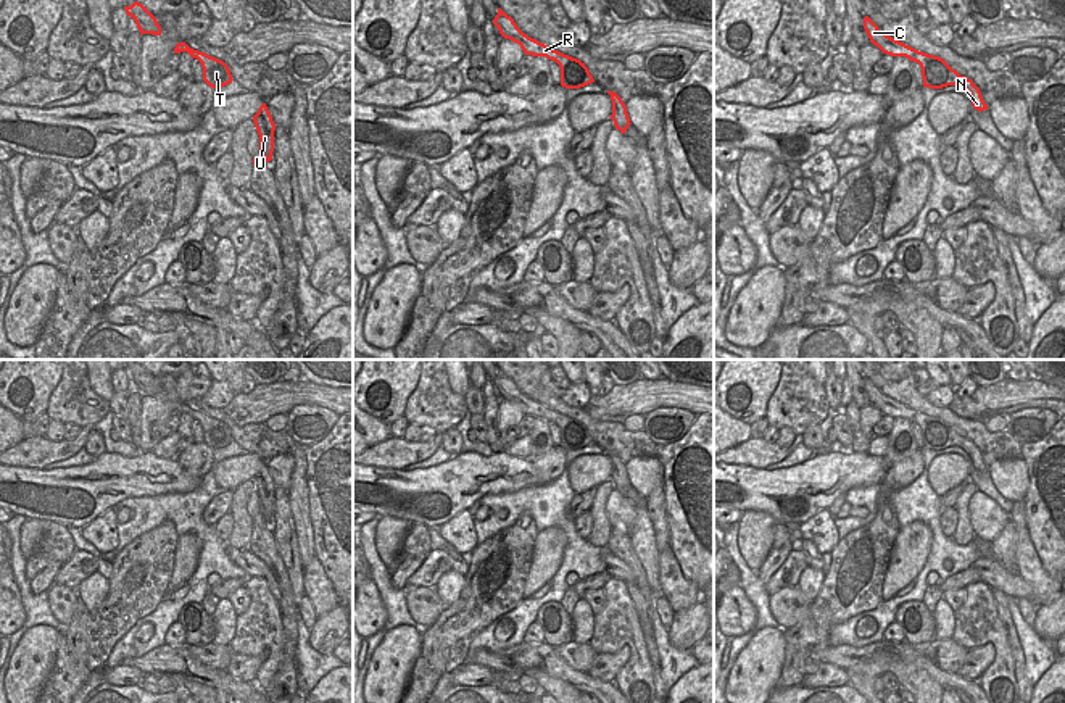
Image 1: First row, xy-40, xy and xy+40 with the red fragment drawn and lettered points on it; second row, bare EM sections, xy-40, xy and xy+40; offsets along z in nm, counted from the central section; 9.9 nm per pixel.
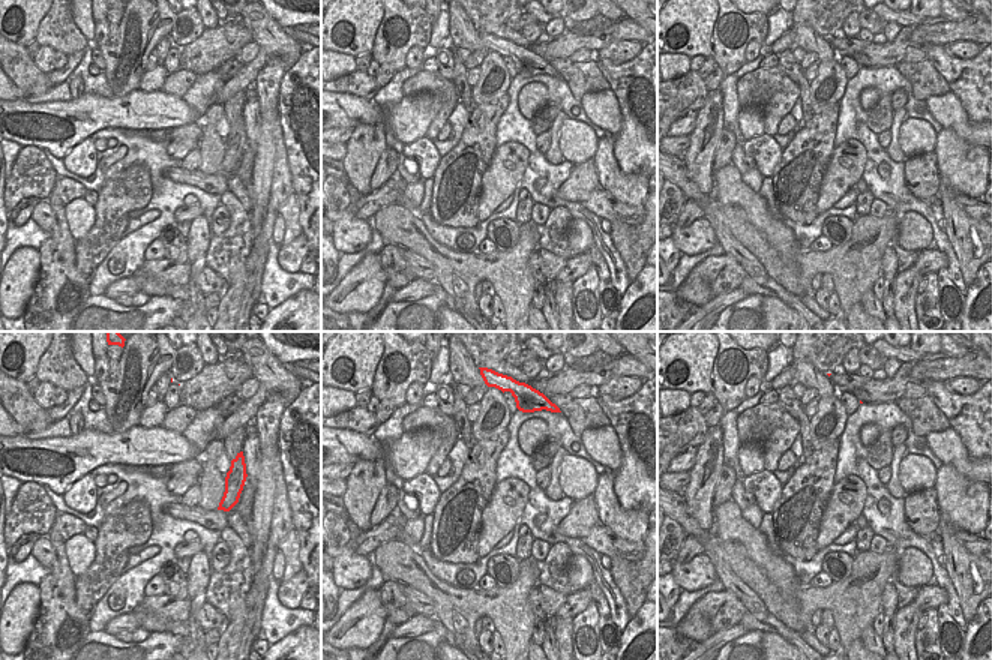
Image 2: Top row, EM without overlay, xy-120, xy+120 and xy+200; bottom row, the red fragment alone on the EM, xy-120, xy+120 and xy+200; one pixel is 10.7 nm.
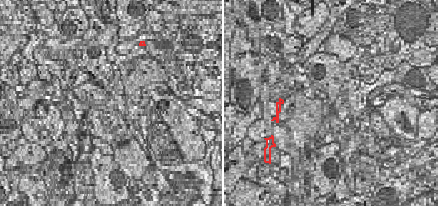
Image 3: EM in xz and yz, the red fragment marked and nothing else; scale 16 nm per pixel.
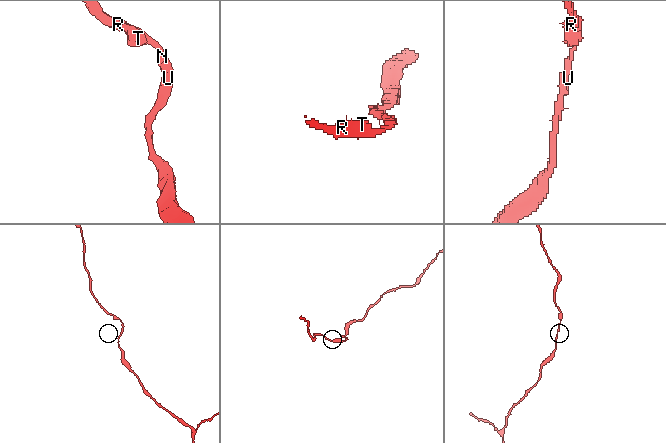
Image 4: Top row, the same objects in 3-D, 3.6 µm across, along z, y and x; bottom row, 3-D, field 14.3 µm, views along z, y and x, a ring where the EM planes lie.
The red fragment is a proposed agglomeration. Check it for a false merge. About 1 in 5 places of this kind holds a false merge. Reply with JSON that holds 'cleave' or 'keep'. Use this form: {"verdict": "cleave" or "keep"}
{"verdict": "keep"}

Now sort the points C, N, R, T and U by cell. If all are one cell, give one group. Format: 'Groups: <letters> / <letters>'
Groups: C N R T U.

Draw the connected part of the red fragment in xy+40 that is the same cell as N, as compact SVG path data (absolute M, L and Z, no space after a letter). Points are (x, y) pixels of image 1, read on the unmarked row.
M864 379L864 390L873 406L876 406L883 414L891 418L905 418L915 422L922 429L923 448L943 450L947 447L960 447L970 455L972 466L978 472L988 471L980 450L972 440L960 437L952 431L943 419L918 413L889 397L881 393L878 387L868 379Z

